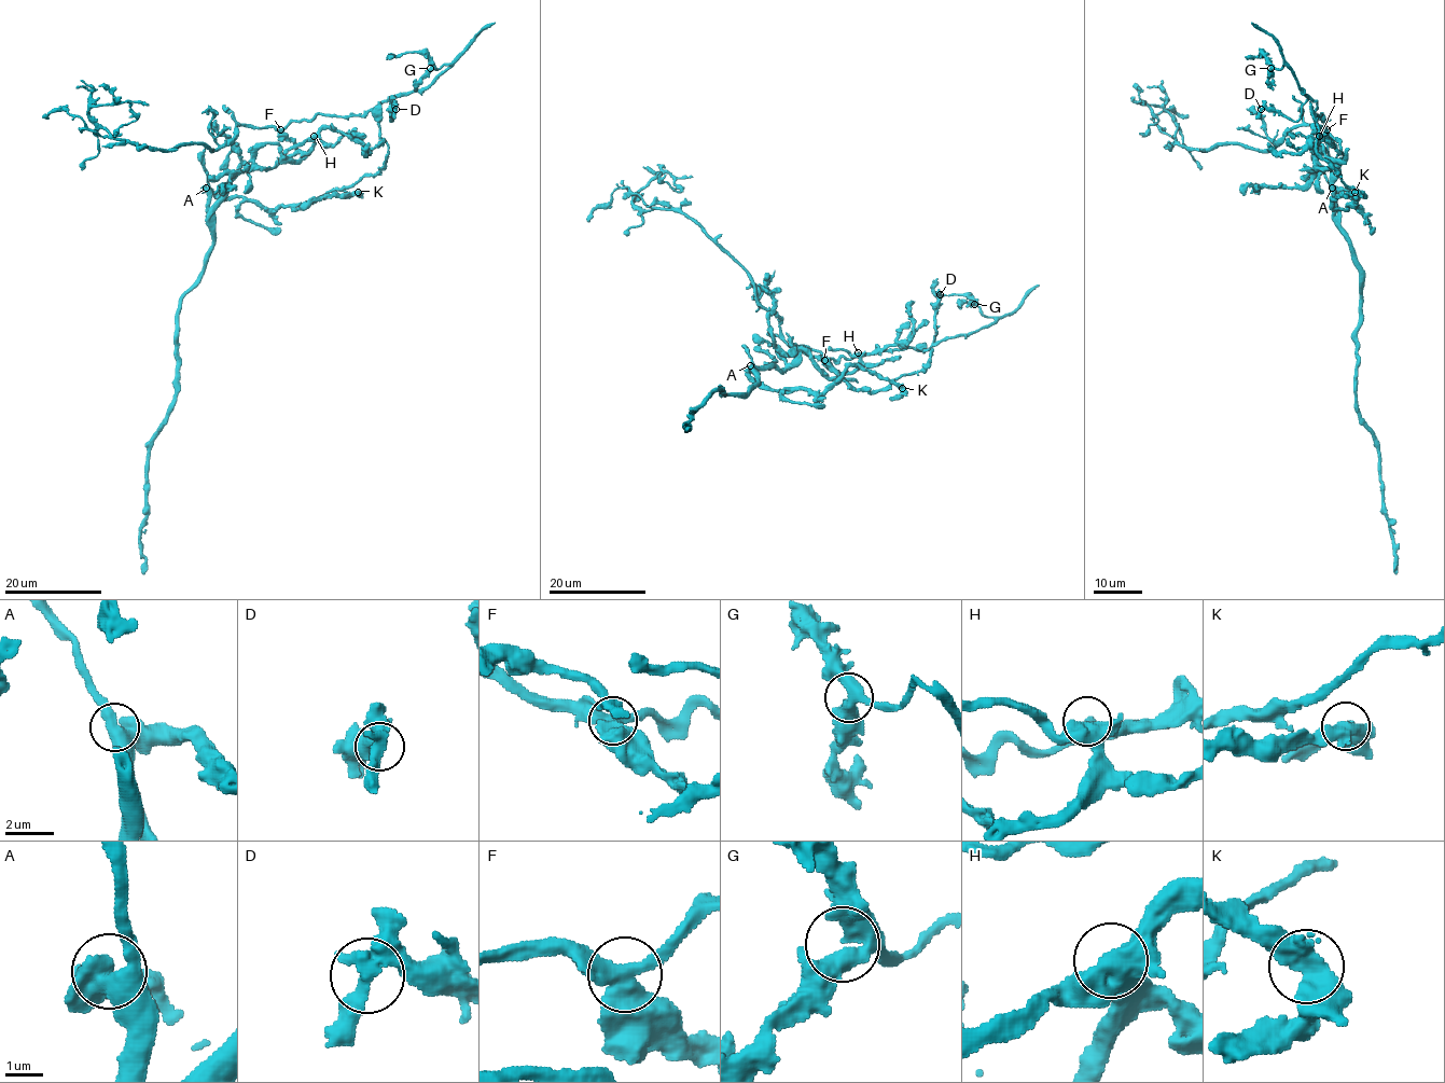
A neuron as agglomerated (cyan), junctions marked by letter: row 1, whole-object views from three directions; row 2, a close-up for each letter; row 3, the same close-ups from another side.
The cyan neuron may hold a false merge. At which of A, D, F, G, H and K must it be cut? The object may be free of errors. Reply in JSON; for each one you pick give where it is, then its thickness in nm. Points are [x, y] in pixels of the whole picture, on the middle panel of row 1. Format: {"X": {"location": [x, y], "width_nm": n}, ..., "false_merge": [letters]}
{"F": {"location": [824, 360], "width_nm": 440}, "false_merge": ["F"]}

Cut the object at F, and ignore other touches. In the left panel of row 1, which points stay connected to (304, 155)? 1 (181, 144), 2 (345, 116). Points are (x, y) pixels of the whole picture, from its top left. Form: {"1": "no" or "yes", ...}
{"1": "no", "2": "no"}

